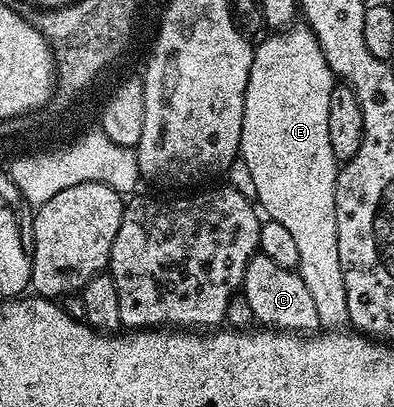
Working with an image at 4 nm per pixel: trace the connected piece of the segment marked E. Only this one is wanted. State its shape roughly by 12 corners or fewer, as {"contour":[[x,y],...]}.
{"contour":[[305,24],[254,45],[240,158],[292,234],[319,326],[347,328],[336,84]]}

